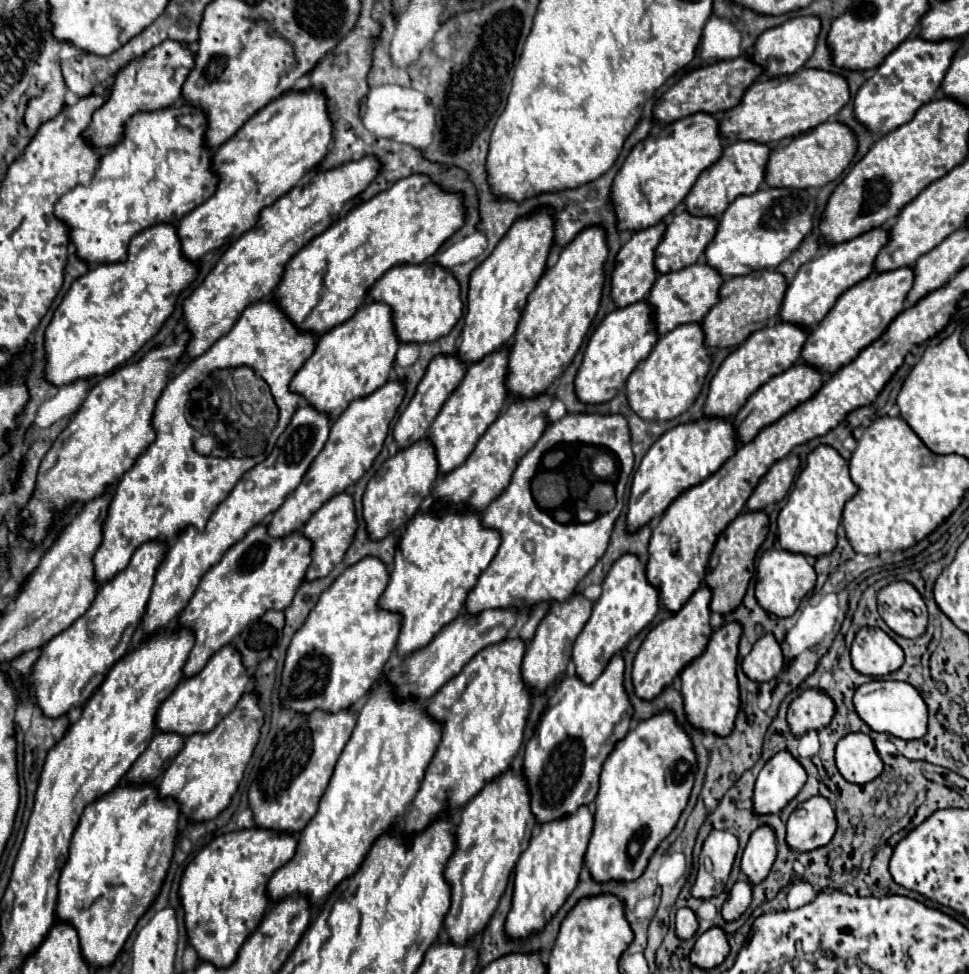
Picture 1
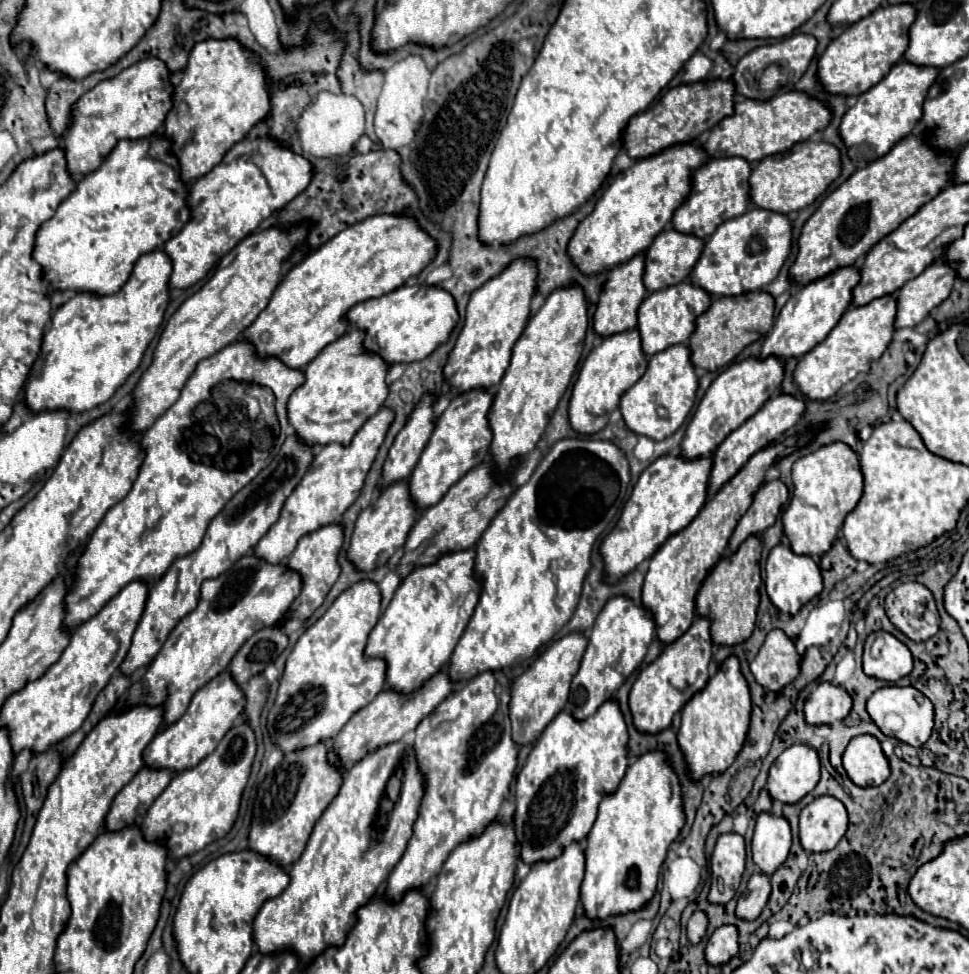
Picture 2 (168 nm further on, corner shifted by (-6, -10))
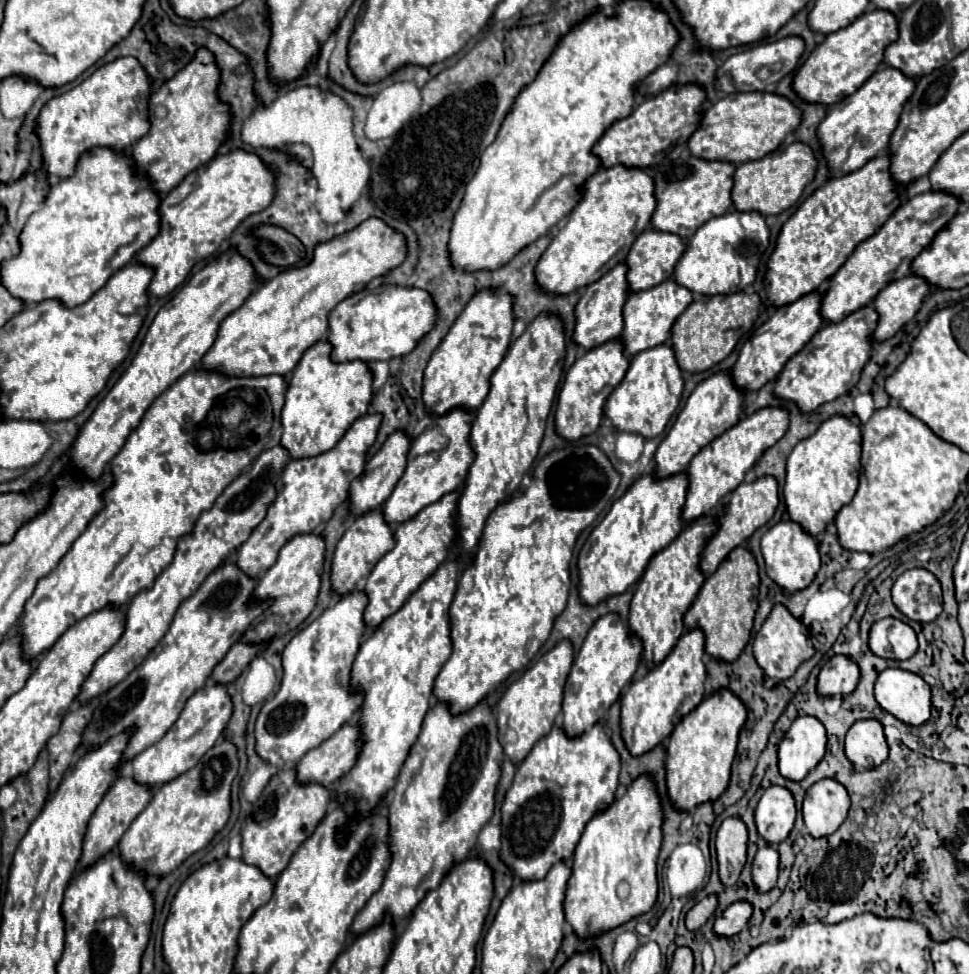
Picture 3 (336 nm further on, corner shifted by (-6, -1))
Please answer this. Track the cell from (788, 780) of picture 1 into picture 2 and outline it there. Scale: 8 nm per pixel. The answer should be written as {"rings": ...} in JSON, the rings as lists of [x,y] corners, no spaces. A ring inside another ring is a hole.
{"rings":[[[807,744],[789,746],[771,766],[767,792],[775,802],[797,804],[819,782],[819,756]]]}

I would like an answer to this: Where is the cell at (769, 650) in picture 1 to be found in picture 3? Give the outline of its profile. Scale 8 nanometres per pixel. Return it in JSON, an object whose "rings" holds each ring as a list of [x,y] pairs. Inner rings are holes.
{"rings":[[[777,603],[771,609],[771,613],[765,619],[765,623],[759,629],[759,633],[755,635],[753,653],[755,653],[755,659],[759,663],[759,667],[769,677],[783,681],[783,679],[789,679],[797,671],[797,667],[815,653],[815,647],[809,641],[809,635],[807,635],[805,625],[797,617],[793,617],[785,605]]]}

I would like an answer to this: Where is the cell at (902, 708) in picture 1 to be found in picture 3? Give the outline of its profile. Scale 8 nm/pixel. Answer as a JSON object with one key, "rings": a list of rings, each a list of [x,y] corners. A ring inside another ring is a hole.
{"rings":[[[885,669],[875,681],[877,703],[907,725],[923,725],[931,715],[931,689],[911,671]]]}

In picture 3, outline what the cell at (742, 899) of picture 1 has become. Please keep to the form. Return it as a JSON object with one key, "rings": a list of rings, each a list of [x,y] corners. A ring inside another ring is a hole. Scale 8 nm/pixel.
{"rings":[[[761,843],[753,861],[753,881],[759,891],[769,891],[777,883],[779,853],[773,845]]]}

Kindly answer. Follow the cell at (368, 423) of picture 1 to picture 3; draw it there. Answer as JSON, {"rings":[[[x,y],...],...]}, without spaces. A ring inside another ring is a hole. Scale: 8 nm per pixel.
{"rings":[[[377,413],[363,415],[349,427],[343,439],[327,453],[321,453],[319,457],[311,457],[311,459],[287,461],[279,481],[275,483],[277,499],[267,507],[265,519],[253,529],[249,539],[237,547],[235,563],[245,575],[259,577],[275,563],[279,549],[289,539],[301,533],[313,533],[321,527],[321,523],[327,523],[331,519],[333,511],[343,501],[347,501],[349,483],[363,473],[365,455],[377,437],[379,425],[381,425],[381,415]]]}

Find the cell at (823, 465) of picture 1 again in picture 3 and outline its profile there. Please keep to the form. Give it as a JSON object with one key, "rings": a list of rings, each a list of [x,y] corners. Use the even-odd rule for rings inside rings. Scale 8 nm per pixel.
{"rings":[[[833,415],[825,419],[819,429],[797,443],[787,459],[787,479],[783,485],[783,497],[789,517],[797,521],[807,533],[819,535],[827,523],[835,519],[835,513],[847,505],[859,481],[859,459],[861,459],[861,431],[845,415]]]}

